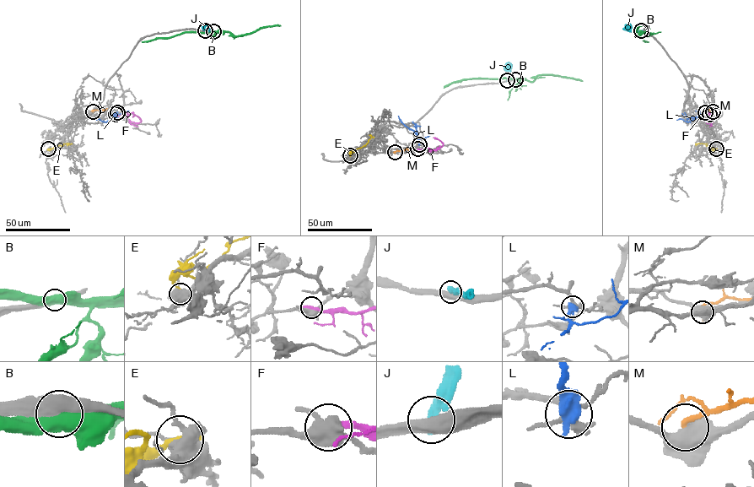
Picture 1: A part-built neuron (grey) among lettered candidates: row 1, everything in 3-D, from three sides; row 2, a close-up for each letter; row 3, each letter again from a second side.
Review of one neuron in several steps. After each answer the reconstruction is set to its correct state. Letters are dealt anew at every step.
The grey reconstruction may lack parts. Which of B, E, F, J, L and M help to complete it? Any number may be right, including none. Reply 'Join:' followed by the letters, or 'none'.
Join: none

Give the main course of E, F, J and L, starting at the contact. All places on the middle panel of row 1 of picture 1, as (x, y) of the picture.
E: (350, 155), (366, 144), (371, 137), (368, 134)
F: (417, 148), (428, 148), (428, 151), (443, 144), (433, 137)
J: (507, 80), (511, 66), (508, 62)
L: (419, 144), (417, 134), (398, 116)

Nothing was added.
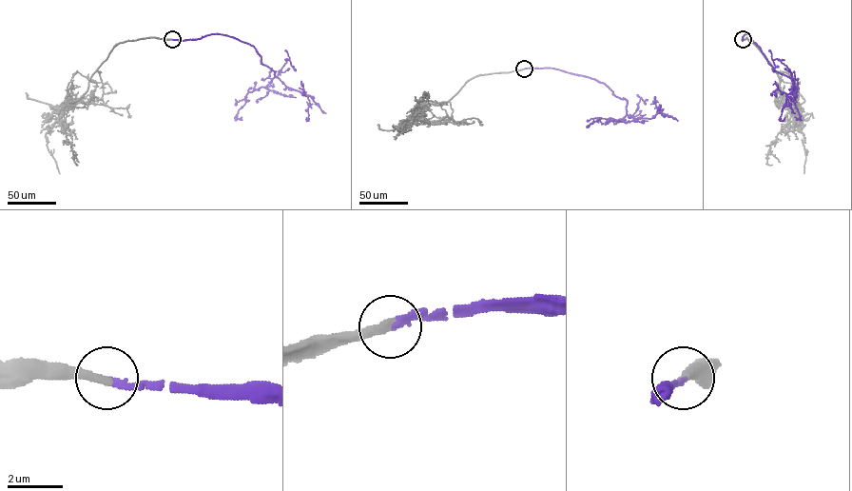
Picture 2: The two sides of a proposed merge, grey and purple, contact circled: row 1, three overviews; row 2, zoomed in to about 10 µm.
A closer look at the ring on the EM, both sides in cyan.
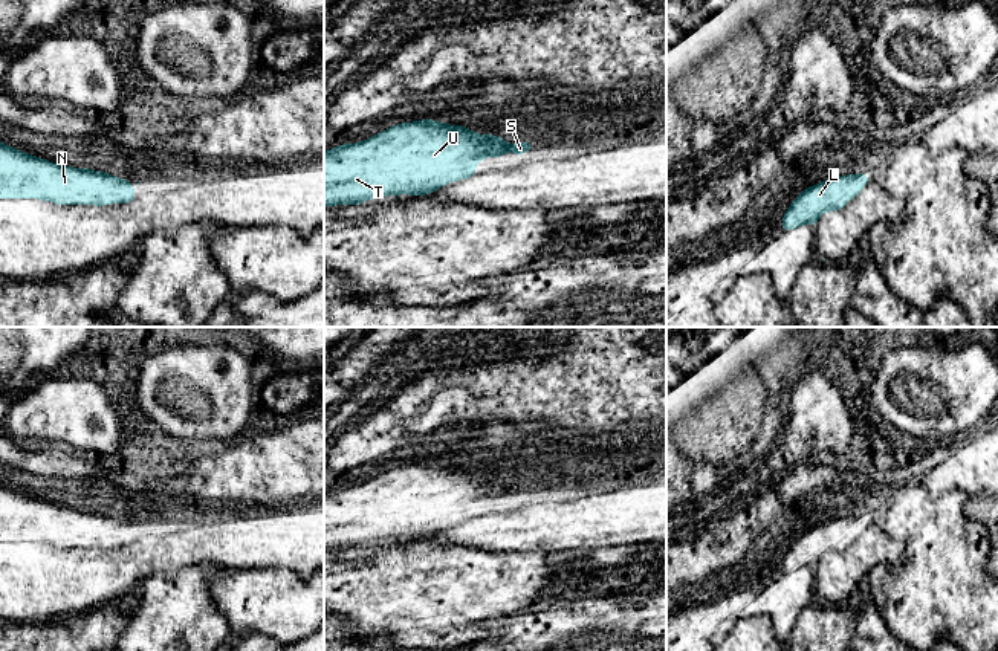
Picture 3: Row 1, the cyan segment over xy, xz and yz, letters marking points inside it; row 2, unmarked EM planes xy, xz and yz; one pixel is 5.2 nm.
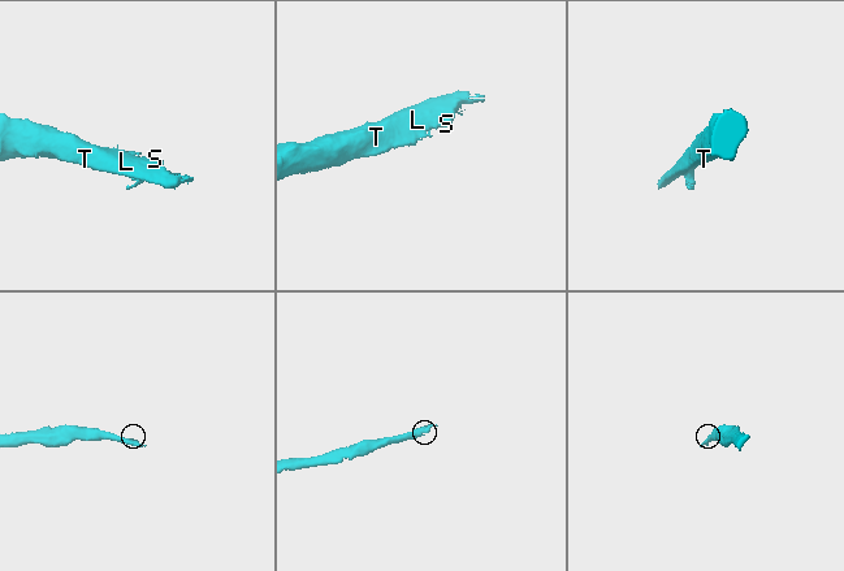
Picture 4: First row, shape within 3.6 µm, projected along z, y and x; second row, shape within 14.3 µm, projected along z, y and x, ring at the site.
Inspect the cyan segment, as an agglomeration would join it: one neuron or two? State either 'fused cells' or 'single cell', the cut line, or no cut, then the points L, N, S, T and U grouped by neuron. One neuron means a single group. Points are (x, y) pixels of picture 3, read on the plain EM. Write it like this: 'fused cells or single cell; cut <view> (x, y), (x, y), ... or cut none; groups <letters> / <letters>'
single cell; cut none; groups L N S T U

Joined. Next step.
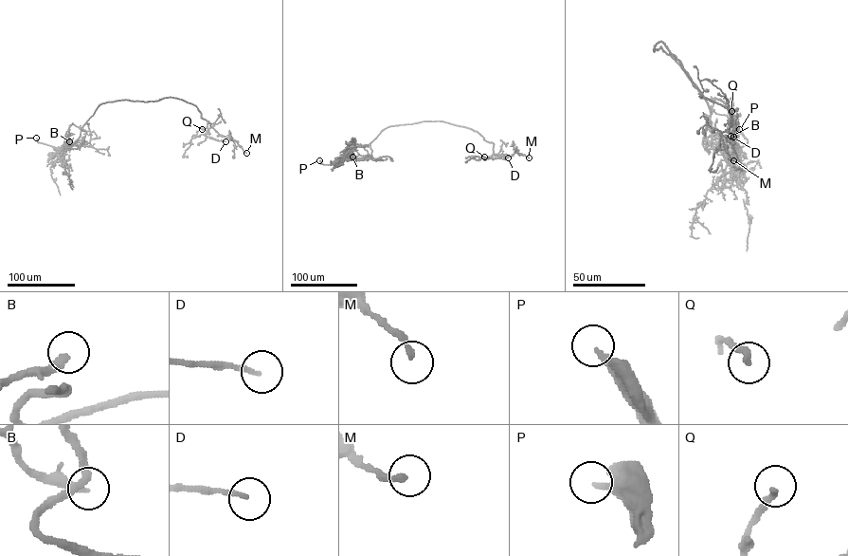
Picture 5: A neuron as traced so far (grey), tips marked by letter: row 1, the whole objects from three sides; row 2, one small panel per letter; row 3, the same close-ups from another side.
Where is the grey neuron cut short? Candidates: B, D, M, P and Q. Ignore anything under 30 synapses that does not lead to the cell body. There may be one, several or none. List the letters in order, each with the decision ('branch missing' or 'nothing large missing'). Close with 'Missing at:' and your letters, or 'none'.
B: branch missing
D: nothing large missing
M: nothing large missing
P: branch missing
Q: nothing large missing
Missing at: B, P

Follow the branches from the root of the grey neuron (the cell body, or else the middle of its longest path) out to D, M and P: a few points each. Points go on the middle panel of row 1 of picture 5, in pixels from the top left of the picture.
D: (415, 123), (442, 121), (467, 127), (493, 143), (493, 154), (487, 157), (508, 157)
M: (415, 123), (442, 121), (467, 127), (492, 142), (493, 153), (496, 156), (511, 156), (517, 152), (529, 157)
P: (415, 123), (388, 126), (365, 147), (352, 144), (346, 155), (333, 163), (323, 164), (319, 160)

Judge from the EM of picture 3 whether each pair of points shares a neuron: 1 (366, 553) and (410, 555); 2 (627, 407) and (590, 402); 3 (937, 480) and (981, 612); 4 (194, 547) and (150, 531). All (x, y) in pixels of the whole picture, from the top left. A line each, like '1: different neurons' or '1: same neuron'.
1: same neuron
2: different neurons
3: different neurons
4: different neurons

